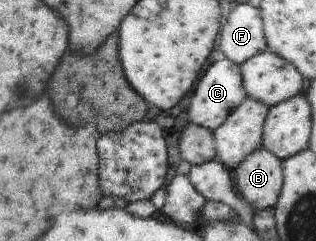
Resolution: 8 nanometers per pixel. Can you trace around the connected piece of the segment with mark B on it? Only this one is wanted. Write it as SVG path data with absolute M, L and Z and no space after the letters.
M259 148L235 169L237 188L253 210L274 208L284 179L282 164L280 158Z

